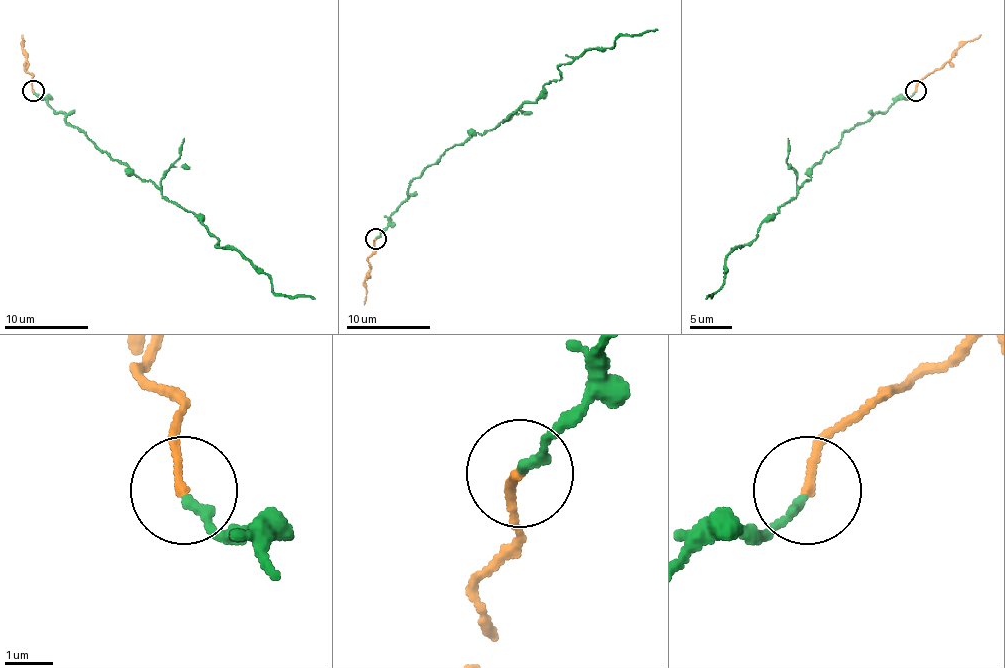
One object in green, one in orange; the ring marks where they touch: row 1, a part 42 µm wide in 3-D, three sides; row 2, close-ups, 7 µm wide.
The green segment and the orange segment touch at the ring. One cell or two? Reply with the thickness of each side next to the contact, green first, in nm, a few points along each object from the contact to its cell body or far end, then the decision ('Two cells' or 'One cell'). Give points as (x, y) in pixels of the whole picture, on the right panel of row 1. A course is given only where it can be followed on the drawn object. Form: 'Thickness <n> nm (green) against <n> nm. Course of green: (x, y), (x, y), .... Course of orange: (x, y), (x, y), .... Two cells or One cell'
Thickness 200 nm (green) against 180 nm. Course of green: (915, 92), (849, 128), (790, 202), (761, 225), (754, 240), (727, 257), (725, 282), (706, 299). Course of orange: (915, 90), (917, 84), (980, 35). Two cells

